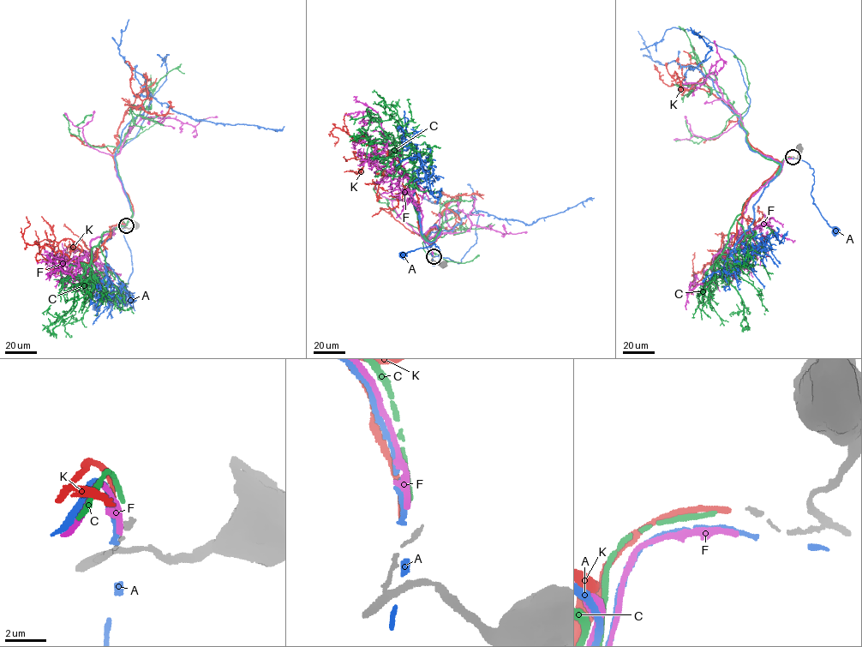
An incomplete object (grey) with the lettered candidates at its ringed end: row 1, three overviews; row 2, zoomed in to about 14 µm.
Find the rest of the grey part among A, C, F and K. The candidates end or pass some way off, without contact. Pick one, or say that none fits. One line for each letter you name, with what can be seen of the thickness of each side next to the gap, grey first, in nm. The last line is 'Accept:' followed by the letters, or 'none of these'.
Accept: none of these

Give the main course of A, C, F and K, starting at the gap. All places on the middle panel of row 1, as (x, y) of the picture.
A: (432, 255), (431, 264), (438, 264), (439, 249), (433, 244), (404, 254)
C: (433, 254), (430, 244), (421, 234), (431, 241), (440, 229), (433, 226), (425, 241), (453, 230), (494, 224)
F: (433, 254), (421, 236), (432, 242), (441, 230), (429, 227), (424, 239), (477, 224), (502, 233), (527, 232)
K: (432, 255), (429, 243), (441, 230), (431, 229), (422, 236), (427, 237), (451, 198), (440, 191), (435, 197)

